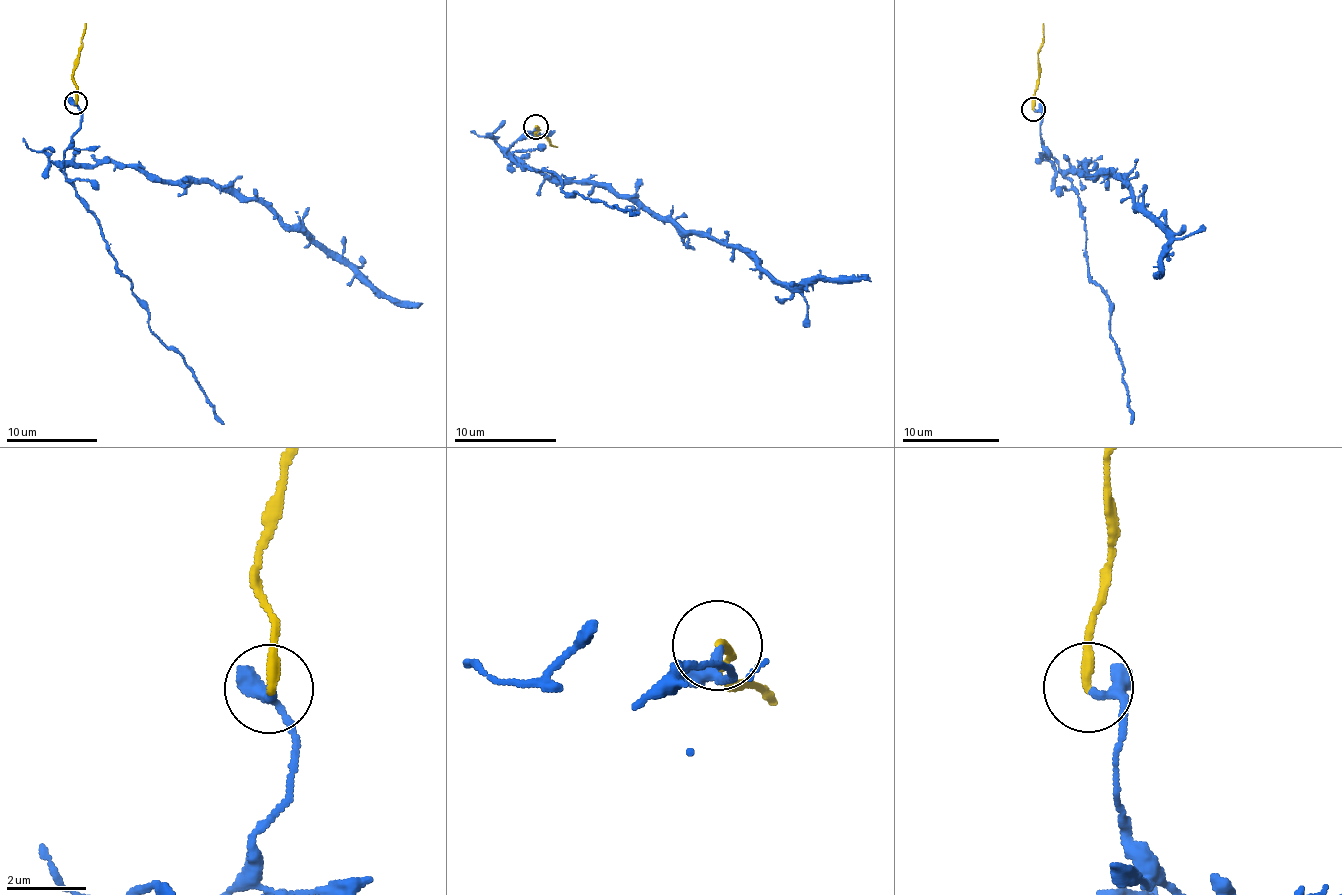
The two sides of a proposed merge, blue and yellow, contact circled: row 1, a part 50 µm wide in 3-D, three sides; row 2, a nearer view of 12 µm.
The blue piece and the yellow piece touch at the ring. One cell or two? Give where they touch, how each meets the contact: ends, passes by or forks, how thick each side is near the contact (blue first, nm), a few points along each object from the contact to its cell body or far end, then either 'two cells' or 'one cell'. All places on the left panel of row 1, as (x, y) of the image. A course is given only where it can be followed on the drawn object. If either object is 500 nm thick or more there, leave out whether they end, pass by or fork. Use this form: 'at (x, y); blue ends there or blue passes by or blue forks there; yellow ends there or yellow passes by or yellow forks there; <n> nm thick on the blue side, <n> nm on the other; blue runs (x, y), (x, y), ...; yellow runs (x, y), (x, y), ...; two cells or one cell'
at (75, 102); blue passes by; yellow ends there; 240 nm thick on the blue side, 280 nm on the other; blue runs (76, 102), (81, 127), (64, 164), (110, 161), (166, 180), (227, 187), (263, 201), (385, 294), (422, 305); yellow runs (76, 102), (74, 59), (86, 23); one cell

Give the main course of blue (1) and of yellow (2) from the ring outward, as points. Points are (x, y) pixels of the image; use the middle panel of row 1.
1: (536, 127), (511, 145), (527, 166), (637, 196), (690, 232), (744, 249), (795, 287), (870, 281)
2: (536, 127), (540, 137), (558, 146)

